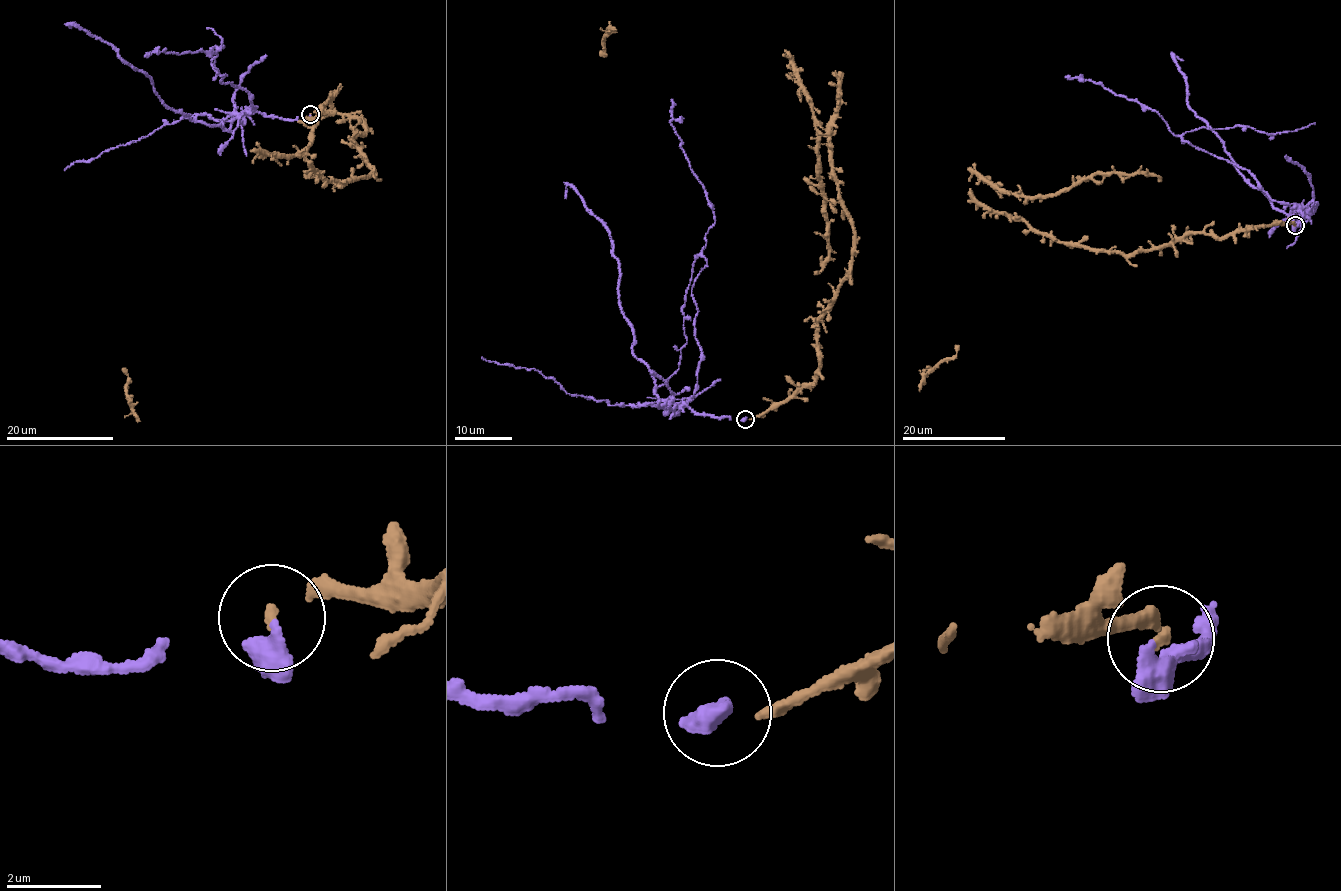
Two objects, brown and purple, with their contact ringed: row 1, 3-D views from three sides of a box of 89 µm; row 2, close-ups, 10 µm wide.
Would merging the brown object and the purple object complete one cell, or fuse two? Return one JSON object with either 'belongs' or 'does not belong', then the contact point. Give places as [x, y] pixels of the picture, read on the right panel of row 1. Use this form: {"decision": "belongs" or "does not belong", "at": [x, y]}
{"decision": "does not belong", "at": [1295, 225]}

